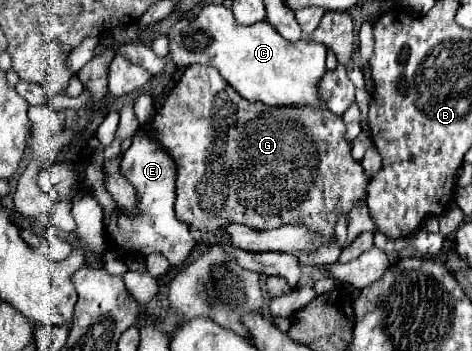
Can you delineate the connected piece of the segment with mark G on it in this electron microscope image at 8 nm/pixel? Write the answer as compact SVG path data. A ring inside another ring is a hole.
M189 65L183 73L183 77L179 79L179 83L175 85L175 89L169 93L169 97L165 99L165 103L157 109L157 113L153 115L151 123L145 127L145 133L155 139L175 161L175 169L177 169L177 201L175 201L175 215L181 223L187 223L193 229L199 231L217 231L223 225L247 225L253 229L275 229L279 225L285 223L301 223L307 225L311 229L315 229L319 233L317 239L317 247L327 245L333 241L335 235L335 223L337 217L349 215L349 211L353 209L355 201L359 197L367 197L367 183L369 177L365 175L361 163L355 163L355 159L351 157L351 145L345 141L345 123L339 115L335 113L327 113L327 109L303 109L303 107L267 107L263 103L249 103L247 99L239 97L239 93L235 93L235 89L231 89L231 85L227 85L227 81L219 75L219 71L215 71L215 67L207 67L207 65Z

